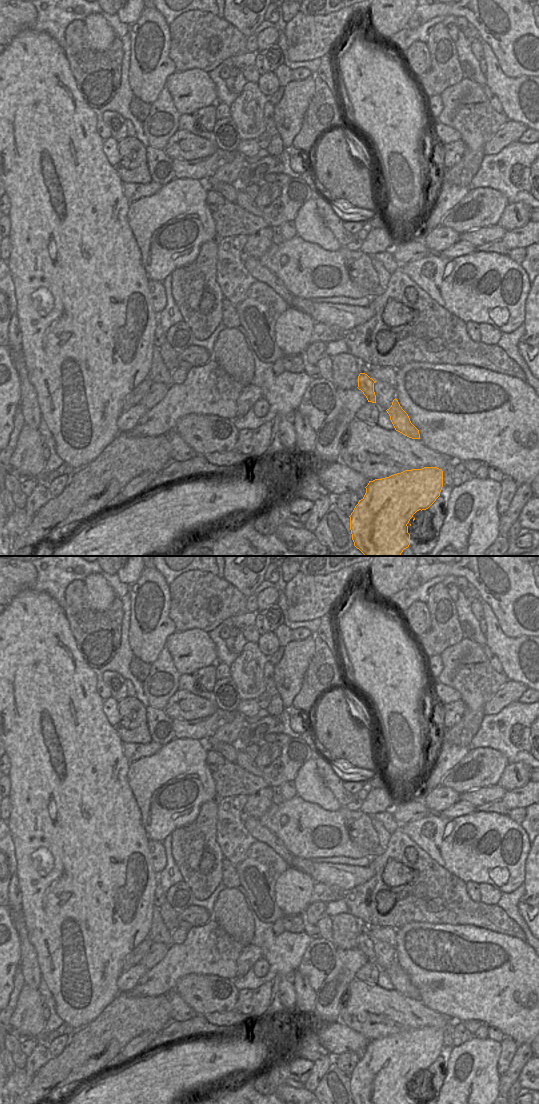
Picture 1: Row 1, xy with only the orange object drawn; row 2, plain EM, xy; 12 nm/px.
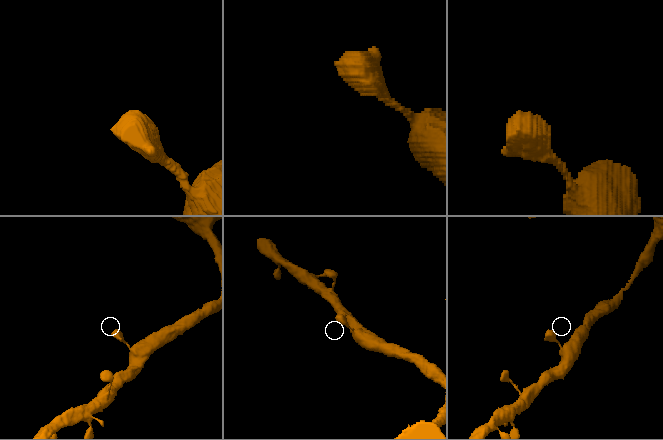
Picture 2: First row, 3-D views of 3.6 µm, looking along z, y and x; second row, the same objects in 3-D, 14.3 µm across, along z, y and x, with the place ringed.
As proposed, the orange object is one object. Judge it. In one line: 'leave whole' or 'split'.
leave whole

